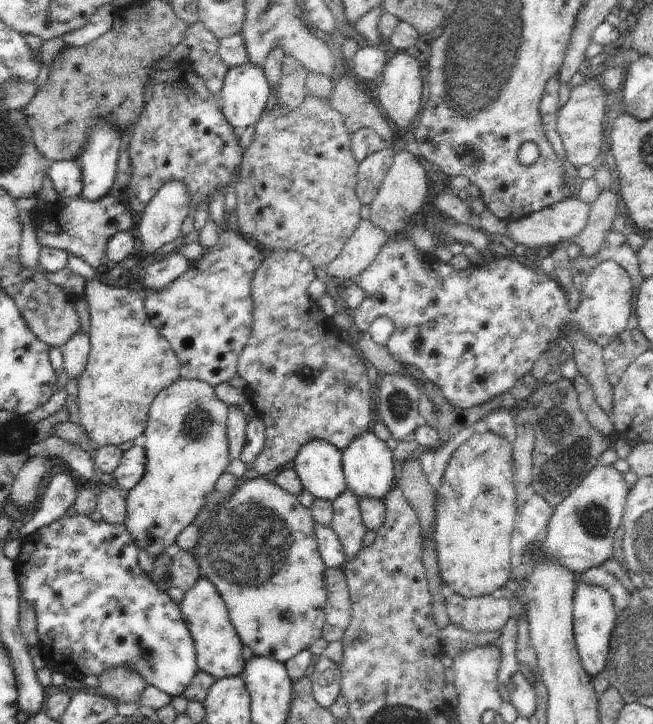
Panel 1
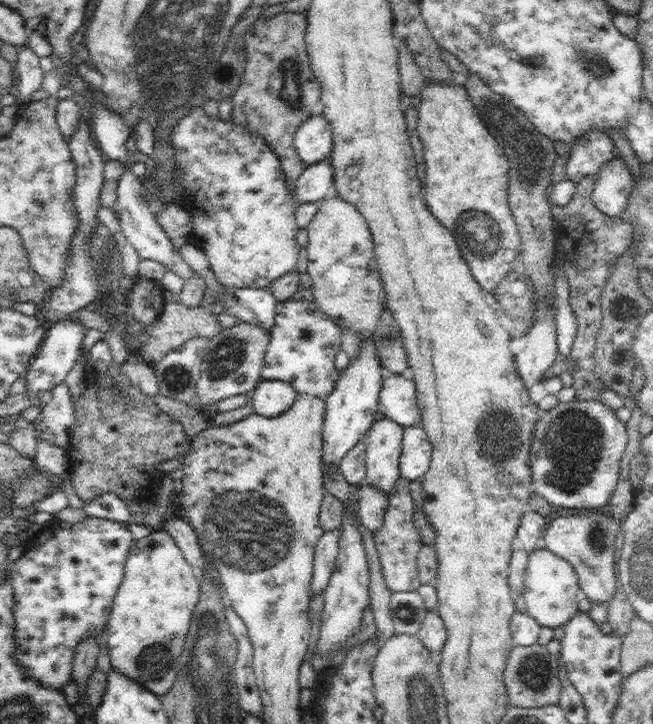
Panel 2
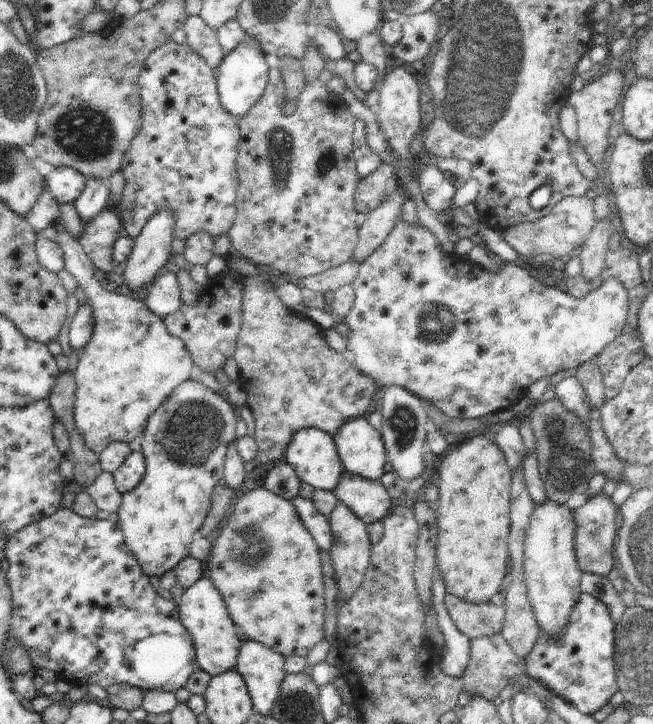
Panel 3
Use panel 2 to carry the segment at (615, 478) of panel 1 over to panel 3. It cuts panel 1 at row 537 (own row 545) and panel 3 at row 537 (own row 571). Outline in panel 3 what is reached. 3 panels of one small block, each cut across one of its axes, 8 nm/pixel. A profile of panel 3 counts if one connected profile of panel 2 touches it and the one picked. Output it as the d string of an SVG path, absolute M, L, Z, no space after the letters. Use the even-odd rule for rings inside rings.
M599 490L597 494L591 494L585 504L579 508L569 510L571 522L573 522L573 552L575 562L581 574L593 574L593 576L607 576L617 562L613 560L615 540L617 540L617 528L619 528L619 506L613 502L611 496L603 494Z

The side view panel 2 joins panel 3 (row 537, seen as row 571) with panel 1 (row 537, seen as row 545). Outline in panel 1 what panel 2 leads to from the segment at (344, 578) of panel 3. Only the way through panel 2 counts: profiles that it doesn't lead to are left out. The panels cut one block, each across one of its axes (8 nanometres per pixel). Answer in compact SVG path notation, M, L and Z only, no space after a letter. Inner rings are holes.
M345 490L333 504L333 520L331 528L339 536L341 546L345 548L345 556L349 564L355 554L361 550L361 540L367 534L367 526L361 522L361 508L359 508L359 498L351 492Z

